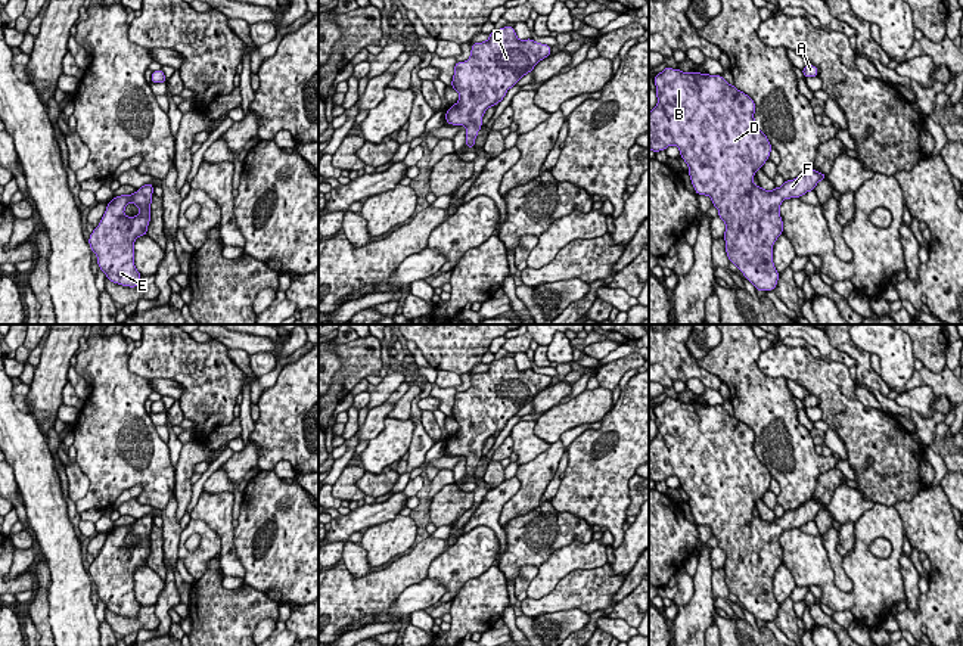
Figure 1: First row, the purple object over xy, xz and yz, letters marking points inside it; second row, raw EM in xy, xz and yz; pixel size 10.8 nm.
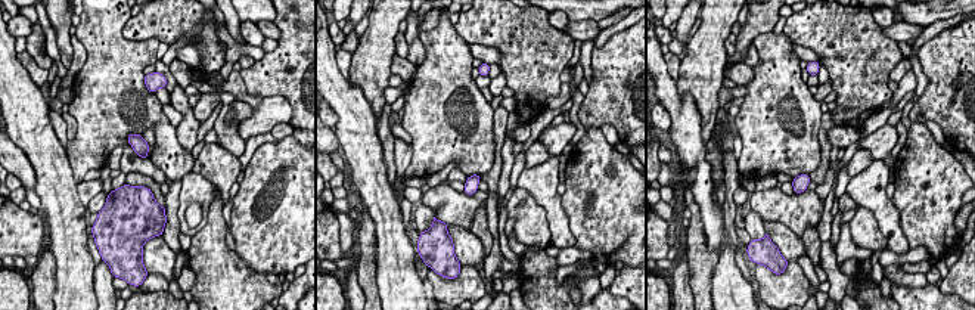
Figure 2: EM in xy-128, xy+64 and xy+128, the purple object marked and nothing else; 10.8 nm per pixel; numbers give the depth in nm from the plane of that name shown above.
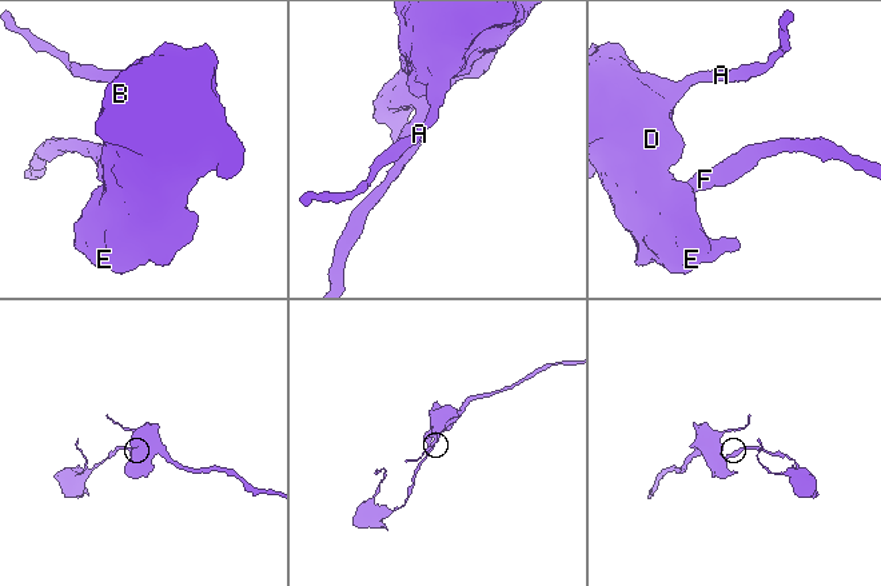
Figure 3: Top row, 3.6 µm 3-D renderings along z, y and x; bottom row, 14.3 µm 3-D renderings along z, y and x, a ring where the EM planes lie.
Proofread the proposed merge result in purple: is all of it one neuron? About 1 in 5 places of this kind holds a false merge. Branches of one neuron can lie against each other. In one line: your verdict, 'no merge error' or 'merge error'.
no merge error

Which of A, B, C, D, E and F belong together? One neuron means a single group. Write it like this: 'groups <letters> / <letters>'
groups A B C D E F

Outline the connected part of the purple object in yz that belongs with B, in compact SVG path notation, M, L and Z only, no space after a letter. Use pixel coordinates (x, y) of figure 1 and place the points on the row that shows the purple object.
M667 66L653 78L656 106L649 112L649 149L655 153L675 145L689 165L696 195L709 196L726 223L724 240L729 261L757 291L774 291L780 274L773 263L773 245L783 233L780 205L816 189L826 174L808 170L780 187L764 190L754 184L757 170L770 158L771 145L755 124L755 102L729 84L723 75L683 72Z

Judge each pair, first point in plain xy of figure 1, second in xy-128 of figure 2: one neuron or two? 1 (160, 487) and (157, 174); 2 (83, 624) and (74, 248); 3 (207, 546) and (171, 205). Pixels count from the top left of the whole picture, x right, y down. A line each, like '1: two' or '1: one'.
1: two
2: one
3: two

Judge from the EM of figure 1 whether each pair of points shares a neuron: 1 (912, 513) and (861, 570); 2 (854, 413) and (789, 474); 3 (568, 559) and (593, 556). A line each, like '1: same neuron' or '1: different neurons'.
1: different neurons
2: different neurons
3: same neuron

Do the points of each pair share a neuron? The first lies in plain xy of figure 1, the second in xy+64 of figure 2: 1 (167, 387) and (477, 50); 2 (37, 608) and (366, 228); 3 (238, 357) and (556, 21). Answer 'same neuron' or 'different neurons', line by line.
1: same neuron
2: same neuron
3: same neuron

